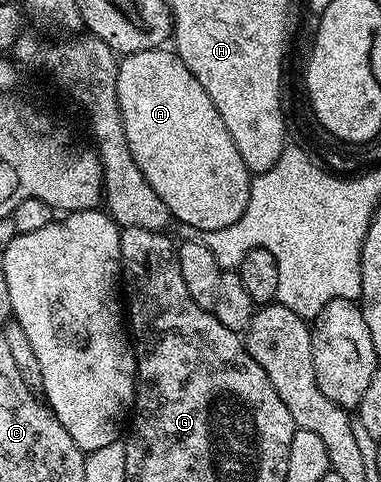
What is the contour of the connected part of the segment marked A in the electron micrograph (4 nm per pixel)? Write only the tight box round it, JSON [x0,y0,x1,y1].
[117,48,251,230]

